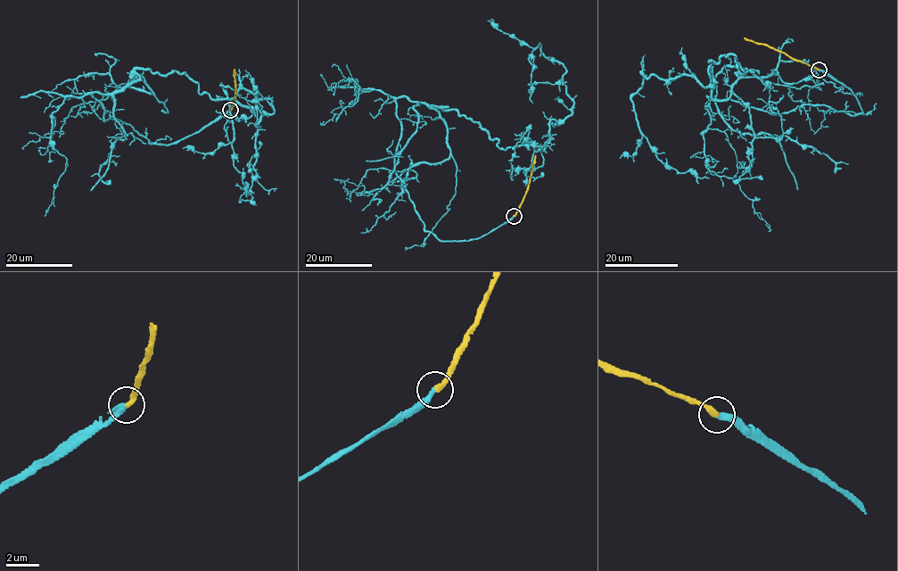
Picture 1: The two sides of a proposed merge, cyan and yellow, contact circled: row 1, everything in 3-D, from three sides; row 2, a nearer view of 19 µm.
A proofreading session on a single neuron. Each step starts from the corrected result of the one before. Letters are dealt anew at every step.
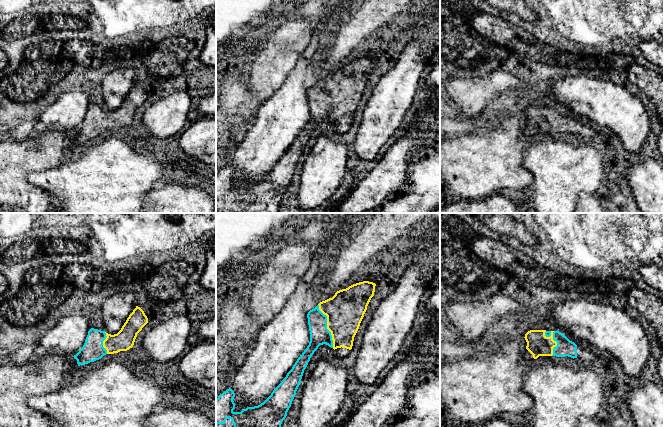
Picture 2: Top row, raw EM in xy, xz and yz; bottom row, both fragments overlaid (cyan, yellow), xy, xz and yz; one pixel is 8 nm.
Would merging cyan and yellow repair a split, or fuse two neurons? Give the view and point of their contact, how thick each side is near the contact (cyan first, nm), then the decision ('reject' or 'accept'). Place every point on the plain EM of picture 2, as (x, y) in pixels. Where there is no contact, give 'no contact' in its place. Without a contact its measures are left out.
xz (326, 102) | 160/300 nm | accept

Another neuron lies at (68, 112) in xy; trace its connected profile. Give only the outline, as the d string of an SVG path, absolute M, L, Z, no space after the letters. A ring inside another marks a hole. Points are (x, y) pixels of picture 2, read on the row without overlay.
M67 91L37 117L44 129L76 131L83 123L90 104L89 96L81 91Z

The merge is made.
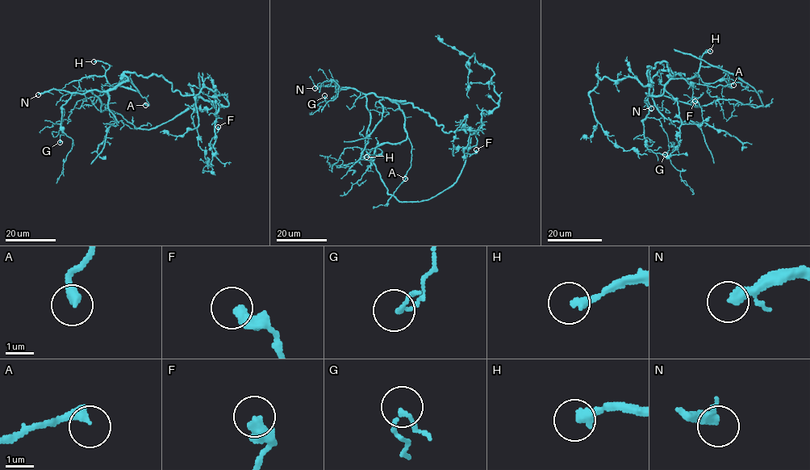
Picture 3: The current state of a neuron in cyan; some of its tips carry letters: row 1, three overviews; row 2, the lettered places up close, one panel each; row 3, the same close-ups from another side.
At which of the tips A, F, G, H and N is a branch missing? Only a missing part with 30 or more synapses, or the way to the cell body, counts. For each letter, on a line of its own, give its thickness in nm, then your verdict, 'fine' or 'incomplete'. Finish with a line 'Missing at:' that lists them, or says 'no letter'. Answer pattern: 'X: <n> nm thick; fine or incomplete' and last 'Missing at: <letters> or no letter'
A: 340 nm thick; fine
F: 400 nm thick; fine
G: 120 nm thick; fine
H: 320 nm thick; incomplete
N: 200 nm thick; incomplete
Missing at: H, N

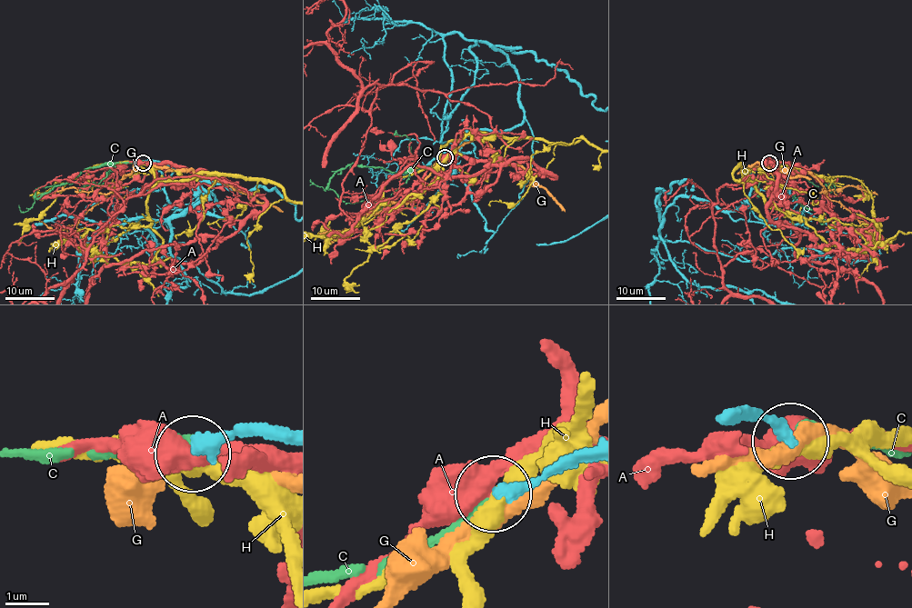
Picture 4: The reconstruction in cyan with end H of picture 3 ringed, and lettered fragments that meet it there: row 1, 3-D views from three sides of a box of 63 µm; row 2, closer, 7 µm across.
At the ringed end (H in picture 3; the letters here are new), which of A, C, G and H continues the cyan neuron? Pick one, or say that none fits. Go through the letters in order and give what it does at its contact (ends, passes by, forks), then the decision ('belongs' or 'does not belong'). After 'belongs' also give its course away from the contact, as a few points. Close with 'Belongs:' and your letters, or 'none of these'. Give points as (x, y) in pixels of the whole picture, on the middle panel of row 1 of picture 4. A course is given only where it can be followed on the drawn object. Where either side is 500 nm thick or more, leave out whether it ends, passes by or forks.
A: does not belong
C: it ends there; belongs
G: it passes by; does not belong
H: it passes by; does not belong
Belongs: C

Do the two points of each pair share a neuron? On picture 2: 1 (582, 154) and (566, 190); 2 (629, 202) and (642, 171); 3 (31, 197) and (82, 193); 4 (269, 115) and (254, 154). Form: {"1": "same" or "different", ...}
{"1": "same", "2": "different", "3": "different", "4": "same"}

